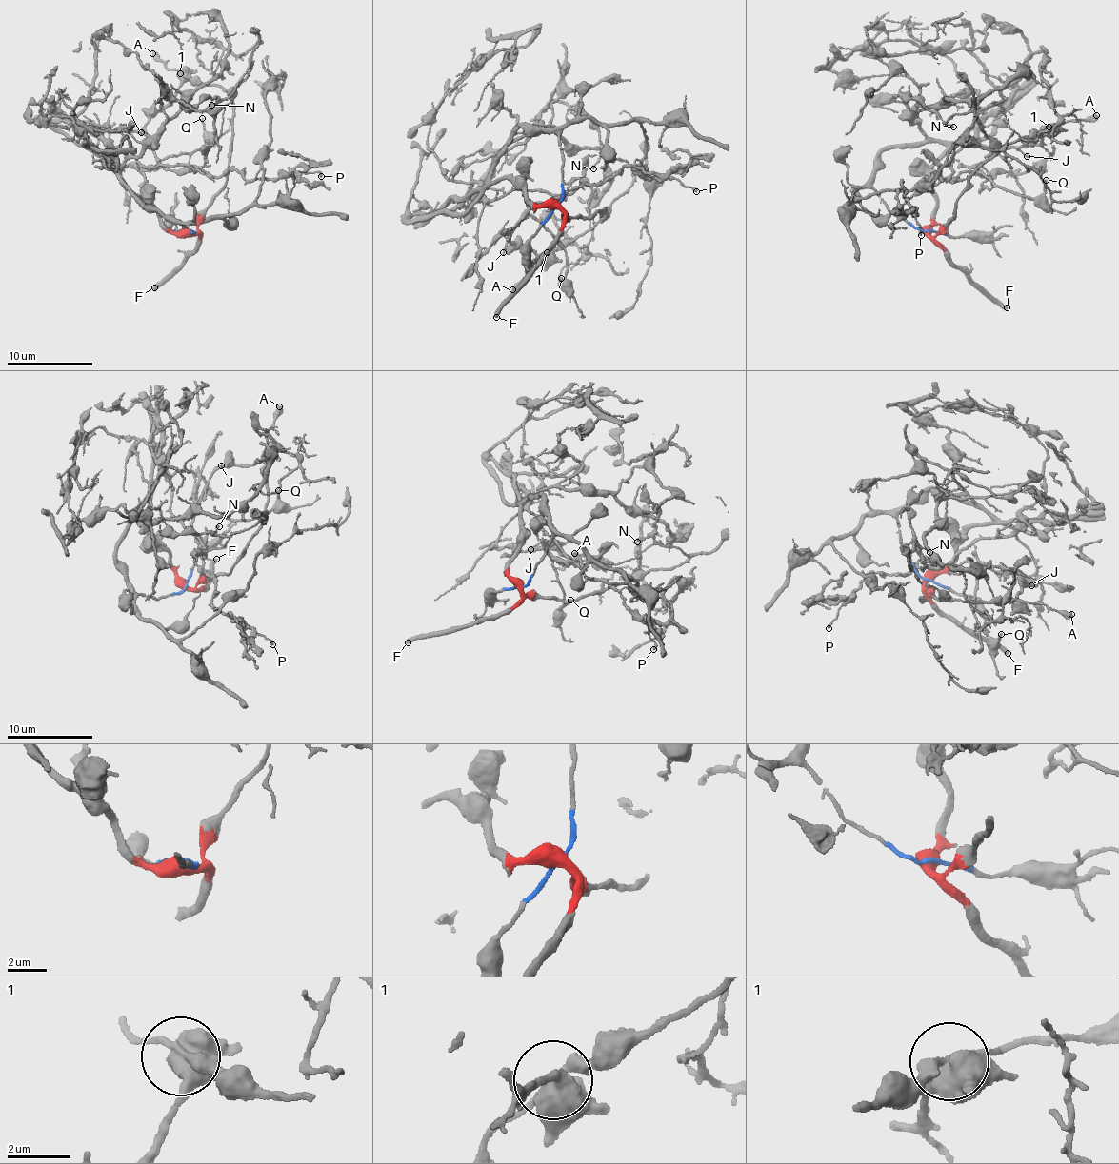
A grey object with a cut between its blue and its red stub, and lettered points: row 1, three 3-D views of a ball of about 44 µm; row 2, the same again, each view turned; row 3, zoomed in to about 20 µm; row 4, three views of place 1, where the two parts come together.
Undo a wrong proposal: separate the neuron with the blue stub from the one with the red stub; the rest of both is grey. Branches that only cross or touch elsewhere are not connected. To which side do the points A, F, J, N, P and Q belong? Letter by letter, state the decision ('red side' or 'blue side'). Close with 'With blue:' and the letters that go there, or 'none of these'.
A: red side
F: red side
J: blue side
N: red side
P: blue side
Q: blue side
With blue: J, P, Q

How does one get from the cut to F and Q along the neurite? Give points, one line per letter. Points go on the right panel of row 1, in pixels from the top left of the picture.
F: (929, 231), (943, 248), (945, 260), (965, 271), (967, 280), (986, 298), (1008, 307)
Q: (929, 231), (871, 189), (852, 193), (910, 197), (970, 168), (1039, 198), (1047, 180)

